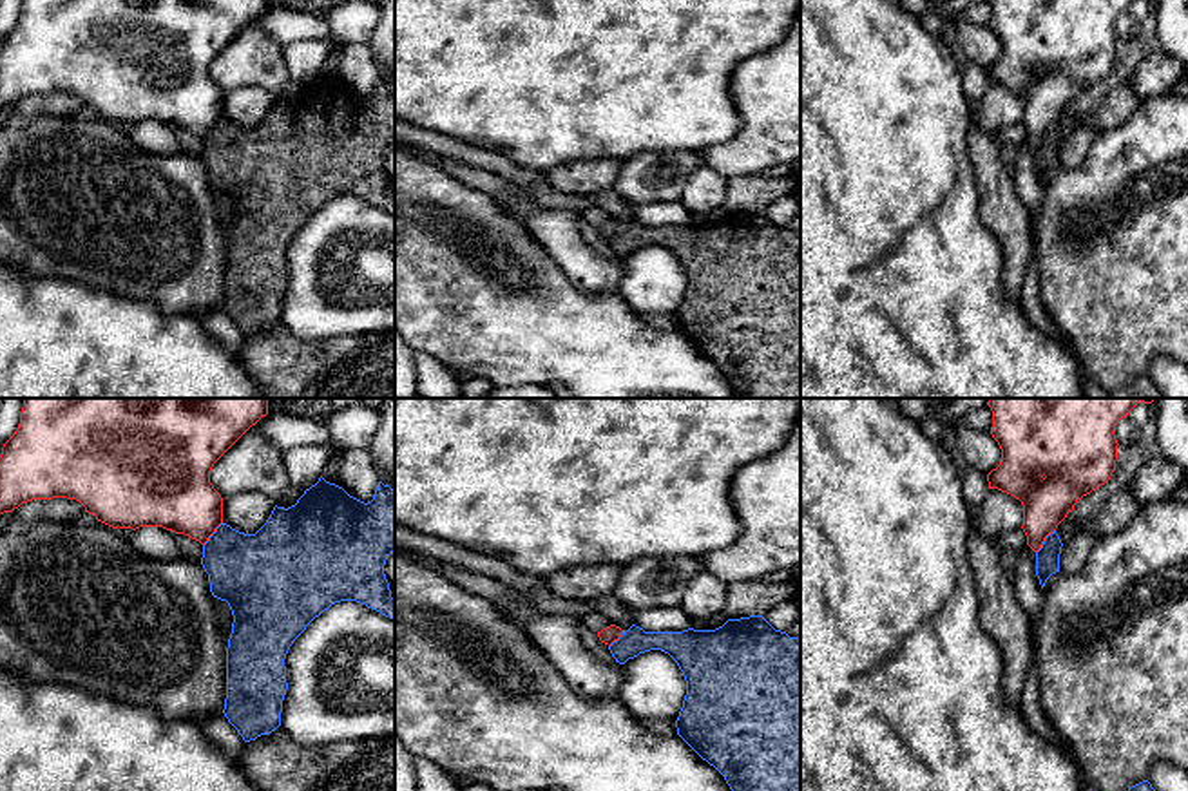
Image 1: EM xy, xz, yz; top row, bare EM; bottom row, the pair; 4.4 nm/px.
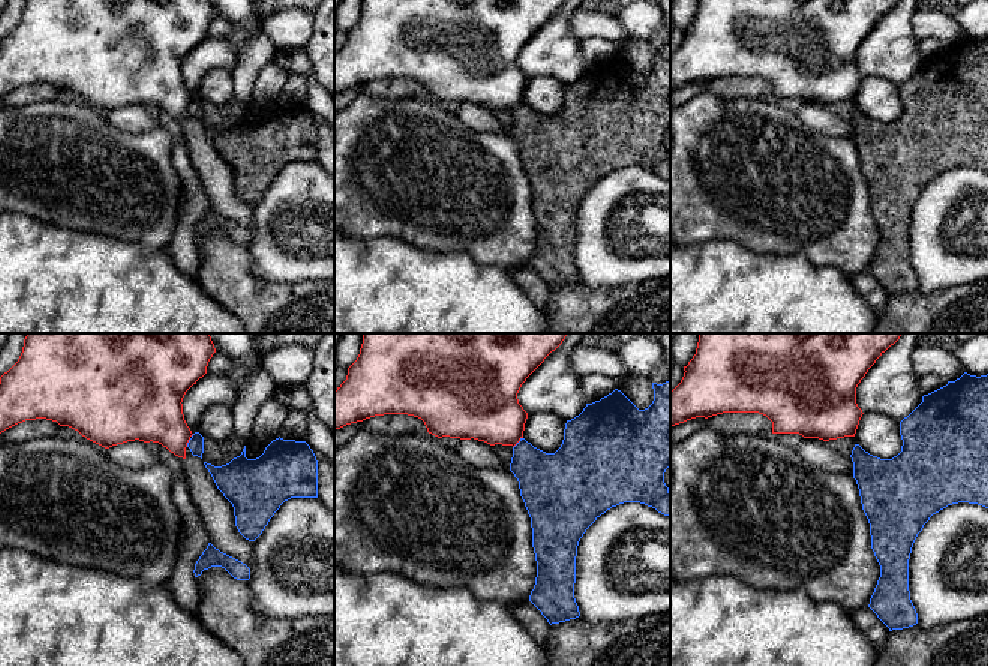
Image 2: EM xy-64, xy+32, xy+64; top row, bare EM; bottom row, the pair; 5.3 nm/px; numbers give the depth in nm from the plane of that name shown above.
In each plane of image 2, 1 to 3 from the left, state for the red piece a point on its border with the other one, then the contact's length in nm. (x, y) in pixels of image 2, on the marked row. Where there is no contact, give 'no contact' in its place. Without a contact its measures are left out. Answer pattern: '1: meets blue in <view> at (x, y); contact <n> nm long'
1: meets blue in xy-64 at (188, 443); contact 50 nm long
2: meets blue in xy+32 at (517, 443); contact 80 nm long
3: no contact

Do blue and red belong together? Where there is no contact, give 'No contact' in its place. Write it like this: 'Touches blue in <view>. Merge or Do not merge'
Touches blue in yz. Do not merge

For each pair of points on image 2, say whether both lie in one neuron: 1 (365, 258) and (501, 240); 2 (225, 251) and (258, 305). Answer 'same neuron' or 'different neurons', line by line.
1: different neurons
2: same neuron

